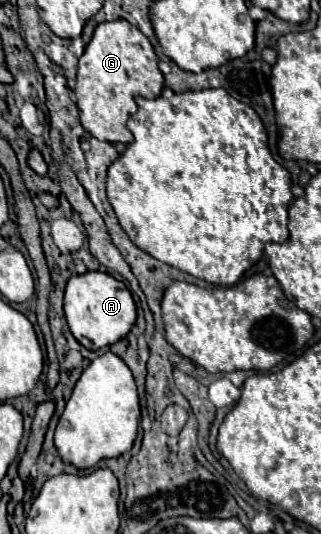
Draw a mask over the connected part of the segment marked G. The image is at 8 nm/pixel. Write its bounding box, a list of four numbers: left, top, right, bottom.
[74,19,164,145]

